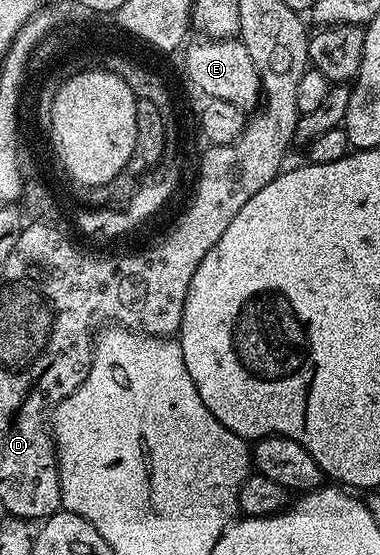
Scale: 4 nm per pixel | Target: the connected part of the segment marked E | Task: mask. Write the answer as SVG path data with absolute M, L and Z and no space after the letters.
M204 37L199 41L201 43L189 42L183 52L184 67L188 70L189 81L204 94L204 97L230 101L230 105L238 105L244 112L251 112L261 102L262 92L258 69L254 69L254 61L250 61L246 45L236 37L230 39Z

